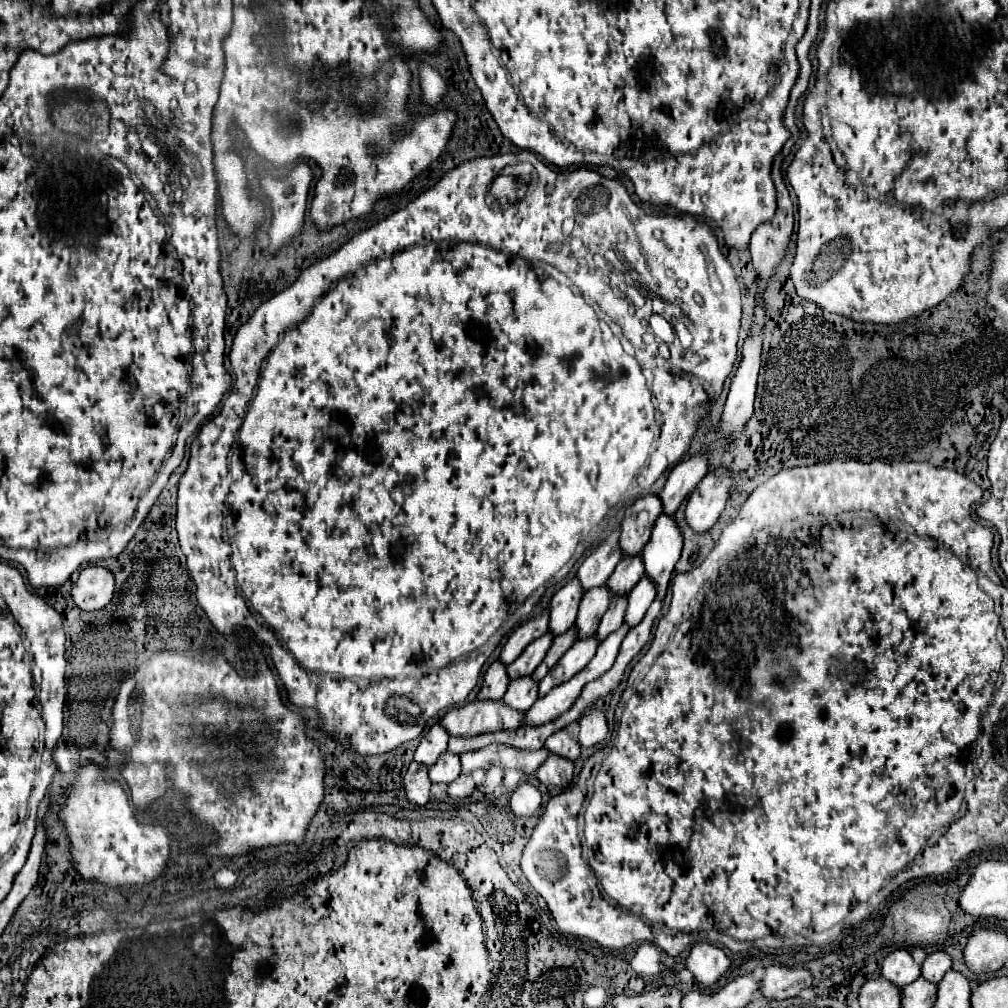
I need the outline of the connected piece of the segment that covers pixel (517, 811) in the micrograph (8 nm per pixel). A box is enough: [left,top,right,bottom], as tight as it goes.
[510,783,542,819]

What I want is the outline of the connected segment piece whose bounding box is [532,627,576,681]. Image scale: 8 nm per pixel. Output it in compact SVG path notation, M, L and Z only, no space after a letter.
M572 627L572 629L568 629L566 633L558 635L558 637L554 639L554 643L552 643L552 647L548 649L544 661L542 661L542 663L538 665L538 669L532 673L532 679L534 679L534 681L540 681L540 679L558 663L558 659L574 645L574 637L576 637L576 629Z

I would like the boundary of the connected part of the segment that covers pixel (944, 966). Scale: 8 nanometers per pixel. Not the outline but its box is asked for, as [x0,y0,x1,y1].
[922,951,952,983]

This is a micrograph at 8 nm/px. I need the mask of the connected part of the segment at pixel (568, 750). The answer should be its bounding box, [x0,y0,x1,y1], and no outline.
[544,729,580,761]

